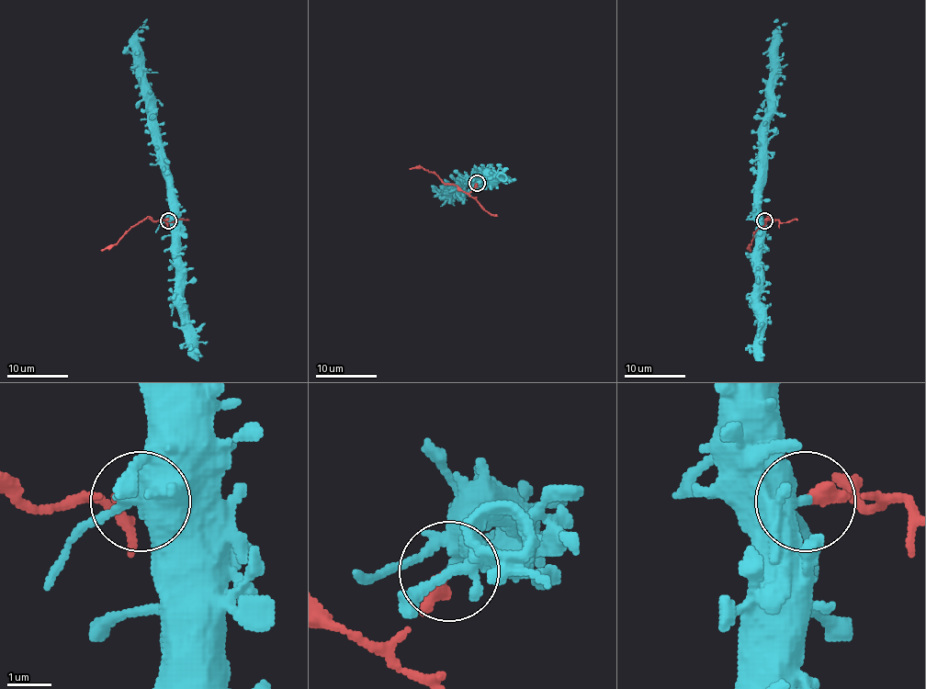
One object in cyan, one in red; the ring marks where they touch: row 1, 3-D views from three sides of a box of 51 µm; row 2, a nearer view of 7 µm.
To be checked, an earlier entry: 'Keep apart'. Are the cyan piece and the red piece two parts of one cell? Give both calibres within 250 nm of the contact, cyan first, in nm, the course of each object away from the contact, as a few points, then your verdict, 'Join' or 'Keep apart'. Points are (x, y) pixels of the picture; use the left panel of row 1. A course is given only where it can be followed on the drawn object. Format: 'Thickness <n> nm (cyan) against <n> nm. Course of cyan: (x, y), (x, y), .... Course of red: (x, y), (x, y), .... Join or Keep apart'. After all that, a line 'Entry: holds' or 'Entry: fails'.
Thickness 360 nm (cyan) against 340 nm. Course of cyan: (168, 220), (171, 217), (171, 201), (165, 178), (165, 157), (138, 34), (145, 23). Course of red: (168, 220), (142, 220), (113, 246), (100, 251). Keep apart
Entry: holds

